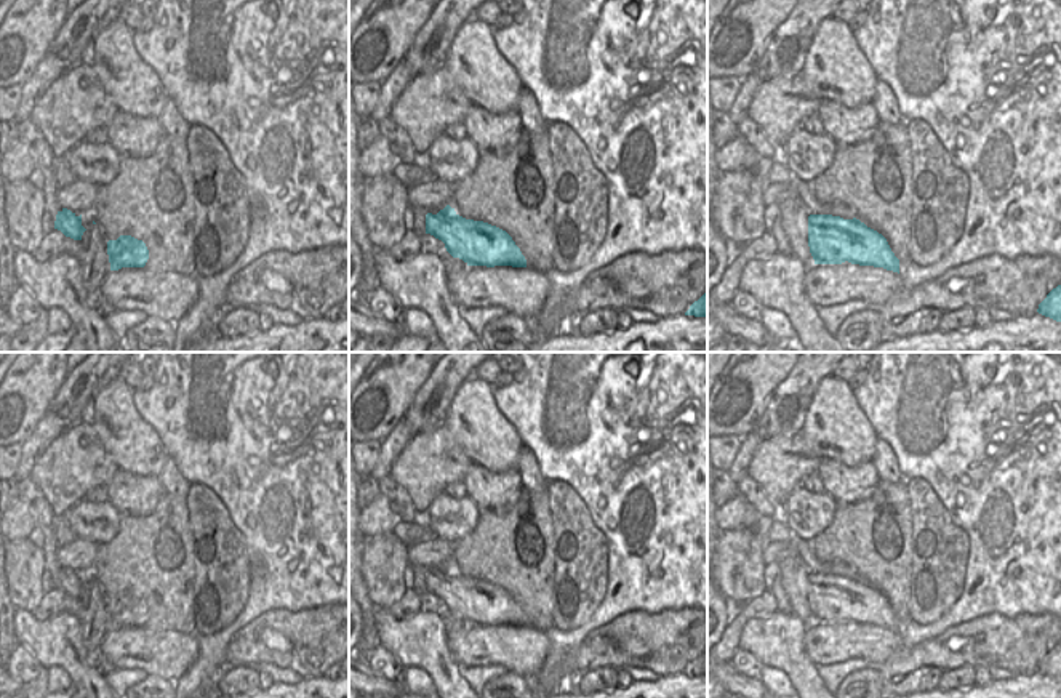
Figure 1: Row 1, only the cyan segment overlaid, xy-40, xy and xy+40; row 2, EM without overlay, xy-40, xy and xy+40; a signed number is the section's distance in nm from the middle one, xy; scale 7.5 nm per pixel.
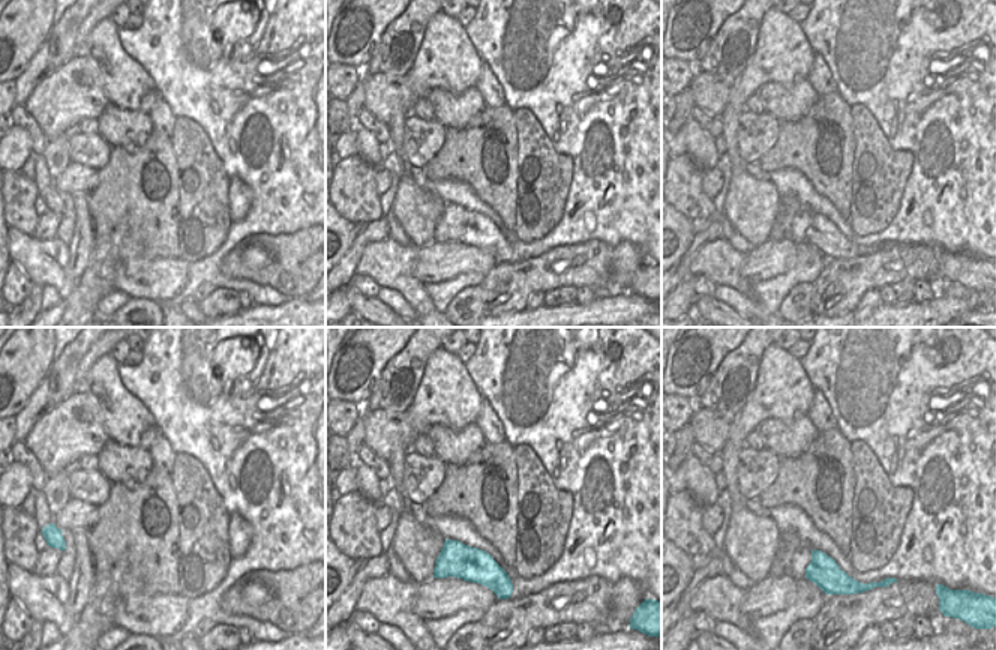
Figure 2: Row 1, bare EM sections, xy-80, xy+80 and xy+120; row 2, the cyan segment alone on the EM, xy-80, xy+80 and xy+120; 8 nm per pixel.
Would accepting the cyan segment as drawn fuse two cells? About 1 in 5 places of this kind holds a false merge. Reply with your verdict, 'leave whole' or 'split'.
leave whole

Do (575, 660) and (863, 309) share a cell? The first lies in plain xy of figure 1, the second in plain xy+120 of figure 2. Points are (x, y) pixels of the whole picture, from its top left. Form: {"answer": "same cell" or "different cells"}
{"answer": "different cells"}

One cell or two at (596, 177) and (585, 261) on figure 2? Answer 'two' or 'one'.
two

